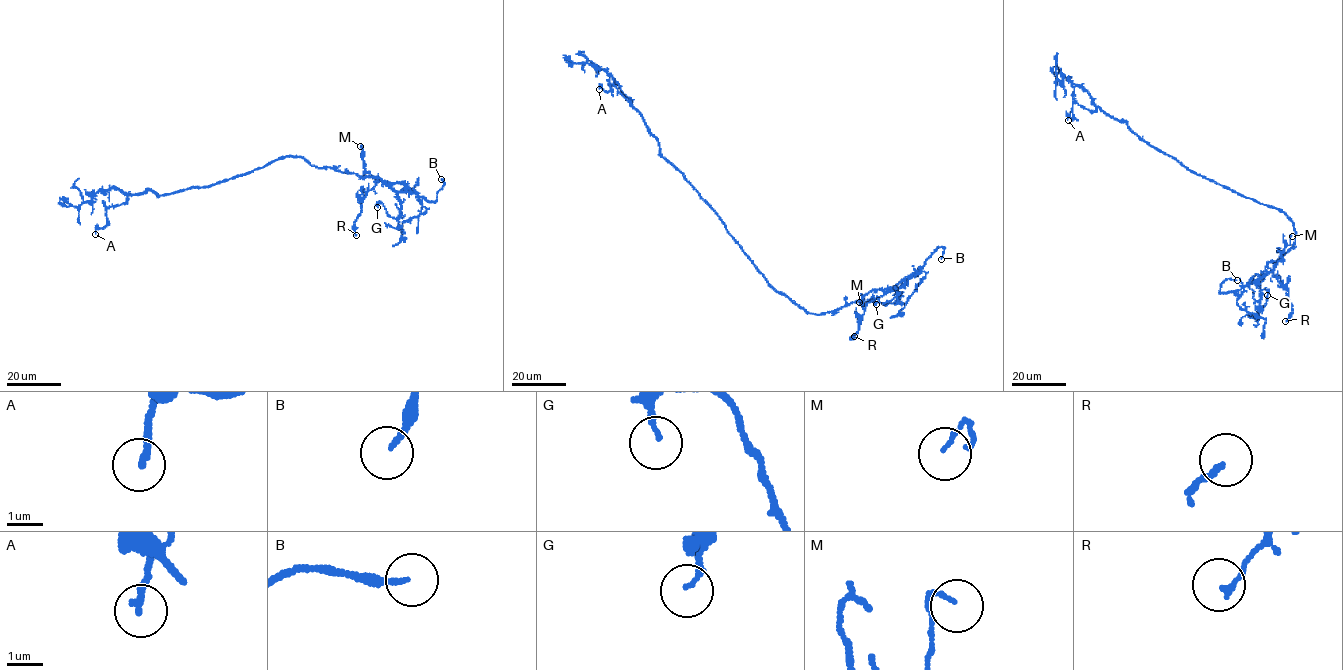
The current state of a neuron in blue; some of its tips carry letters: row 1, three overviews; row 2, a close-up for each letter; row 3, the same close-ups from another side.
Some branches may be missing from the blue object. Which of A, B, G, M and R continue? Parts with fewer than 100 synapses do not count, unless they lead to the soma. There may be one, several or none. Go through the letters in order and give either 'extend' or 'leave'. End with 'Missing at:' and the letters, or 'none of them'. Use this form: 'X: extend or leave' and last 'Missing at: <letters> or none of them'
A: leave
B: extend
G: leave
M: leave
R: leave
Missing at: B

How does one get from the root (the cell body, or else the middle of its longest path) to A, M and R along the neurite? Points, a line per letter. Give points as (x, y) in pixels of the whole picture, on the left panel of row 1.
A: (252, 172), (159, 196), (149, 190), (128, 194), (125, 202), (107, 208), (107, 224), (95, 234)
M: (252, 172), (290, 155), (302, 157), (318, 168), (331, 167), (385, 181), (375, 179), (365, 170), (360, 146)
R: (252, 172), (290, 155), (318, 168), (380, 178), (385, 181), (363, 197), (354, 222), (356, 235)

